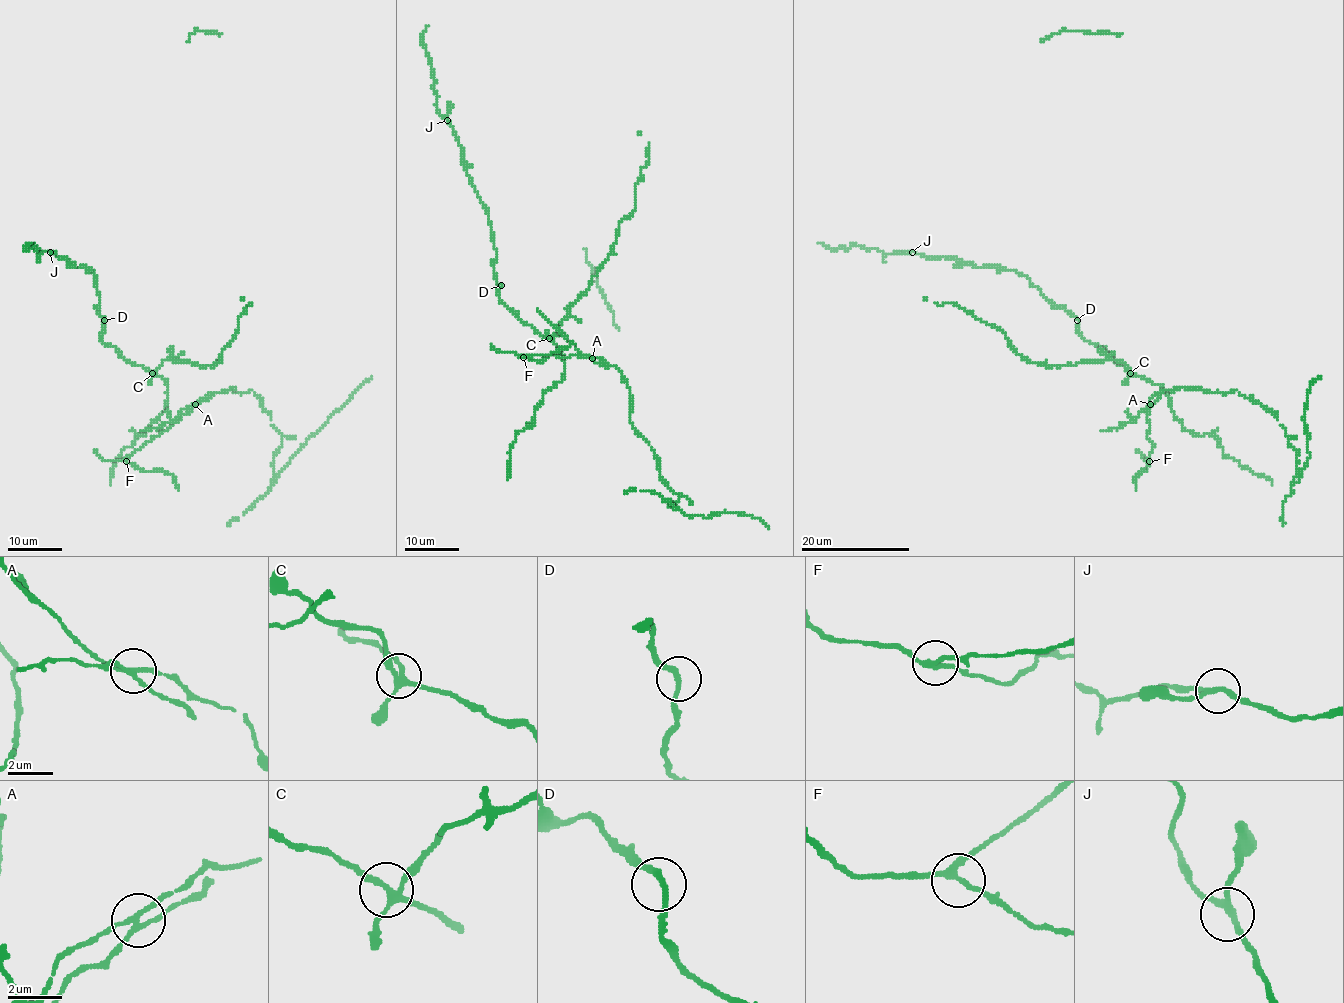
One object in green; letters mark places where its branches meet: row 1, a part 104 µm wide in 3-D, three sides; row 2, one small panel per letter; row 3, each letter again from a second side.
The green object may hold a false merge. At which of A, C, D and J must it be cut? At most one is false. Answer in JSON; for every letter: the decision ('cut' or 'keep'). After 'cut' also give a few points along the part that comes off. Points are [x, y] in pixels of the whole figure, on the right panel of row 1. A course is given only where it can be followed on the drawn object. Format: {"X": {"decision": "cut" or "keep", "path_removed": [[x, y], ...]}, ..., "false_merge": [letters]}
{"A": {"decision": "cut", "path_removed": [[1150, 404], [1147, 438], [1154, 445], [1147, 471], [1141, 472], [1135, 490]]}, "C": {"decision": "keep"}, "D": {"decision": "keep"}, "J": {"decision": "keep"}, "false_merge": ["A"]}

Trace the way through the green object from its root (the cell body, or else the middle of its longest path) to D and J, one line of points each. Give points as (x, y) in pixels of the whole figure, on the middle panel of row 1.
D: (556, 344), (541, 336), (500, 300), (501, 285)
J: (556, 344), (498, 297), (501, 286), (493, 267), (497, 252), (486, 207), (447, 120)

